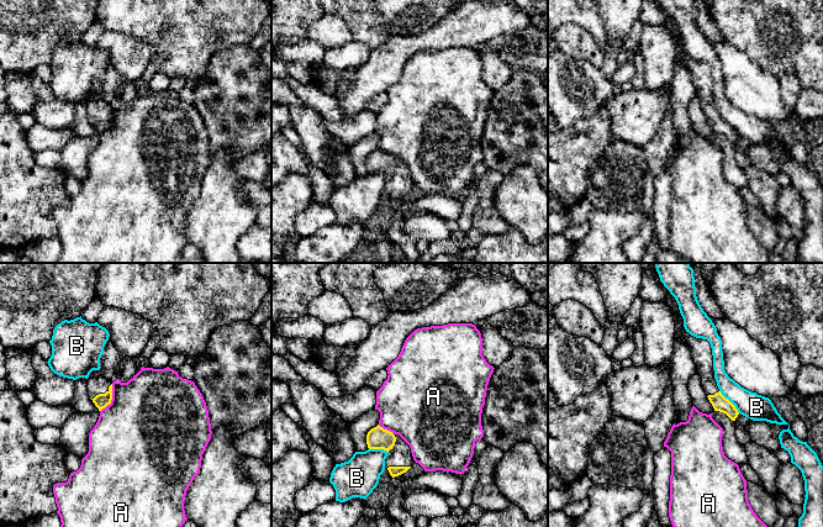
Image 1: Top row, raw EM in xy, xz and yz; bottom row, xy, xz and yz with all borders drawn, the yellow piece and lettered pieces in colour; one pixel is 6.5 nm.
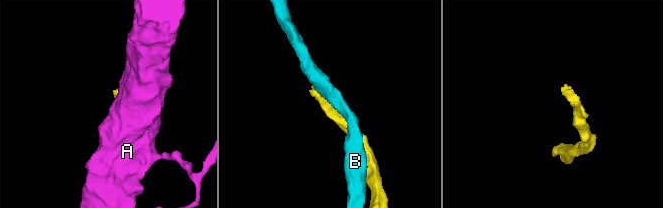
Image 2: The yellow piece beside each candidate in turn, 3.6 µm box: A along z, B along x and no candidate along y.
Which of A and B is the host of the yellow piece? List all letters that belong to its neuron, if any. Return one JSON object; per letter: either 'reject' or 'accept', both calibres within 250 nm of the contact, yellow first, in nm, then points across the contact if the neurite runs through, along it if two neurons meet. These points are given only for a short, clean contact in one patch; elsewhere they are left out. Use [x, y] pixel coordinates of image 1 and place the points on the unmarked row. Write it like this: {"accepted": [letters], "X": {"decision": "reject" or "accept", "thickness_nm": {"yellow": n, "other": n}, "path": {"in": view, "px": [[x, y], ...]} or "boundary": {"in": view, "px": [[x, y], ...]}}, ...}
{"accepted": [], "A": {"decision": "reject", "thickness_nm": {"yellow": 90, "other": 500}}, "B": {"decision": "reject", "thickness_nm": {"yellow": 100, "other": 170}}}

